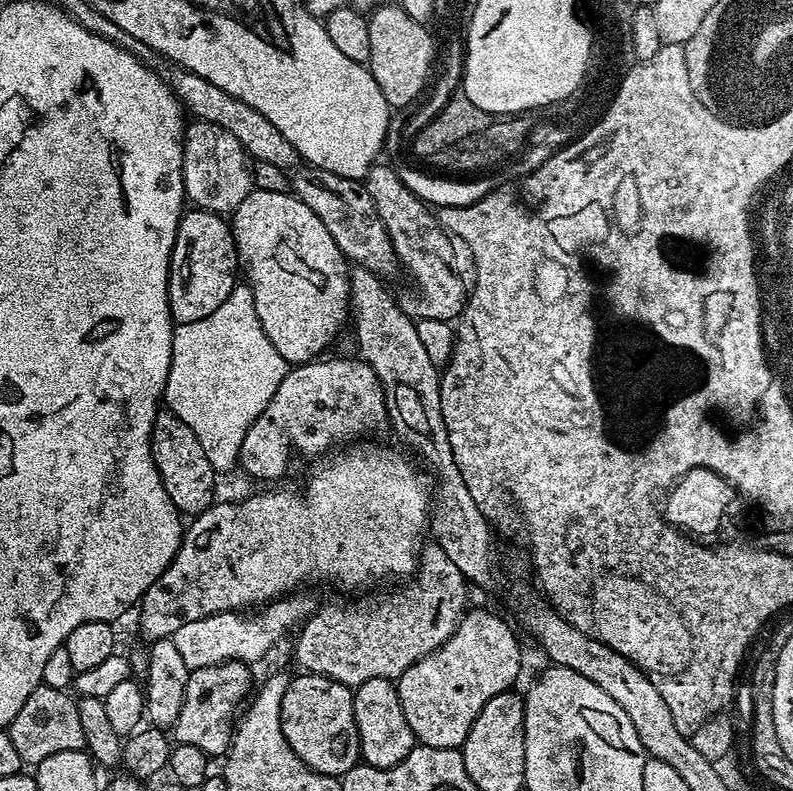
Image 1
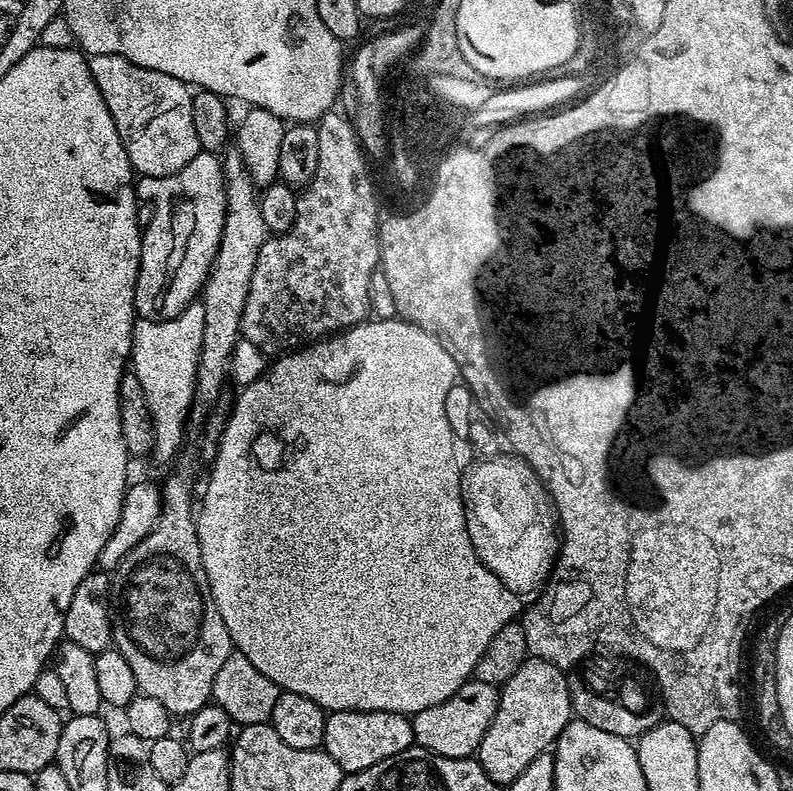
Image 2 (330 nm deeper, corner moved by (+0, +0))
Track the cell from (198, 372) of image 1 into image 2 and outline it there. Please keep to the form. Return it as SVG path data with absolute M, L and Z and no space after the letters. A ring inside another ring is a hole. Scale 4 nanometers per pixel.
M193 302L173 320L137 319L132 326L132 354L130 370L142 382L142 394L146 398L146 406L152 415L152 451L160 464L164 464L180 446L182 436L186 433L188 410L192 406L192 395L196 389L196 358L202 346L202 310L203 303Z

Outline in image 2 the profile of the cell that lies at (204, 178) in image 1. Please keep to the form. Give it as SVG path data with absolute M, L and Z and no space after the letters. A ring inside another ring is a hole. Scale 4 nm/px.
M98 54L89 59L88 65L90 74L106 102L106 110L110 110L110 118L114 118L118 138L130 158L133 169L141 177L172 175L176 171L181 171L200 153L198 134L194 134L194 118L190 115L193 89L189 85L170 74L162 74L162 70L139 68L137 64L118 54Z

